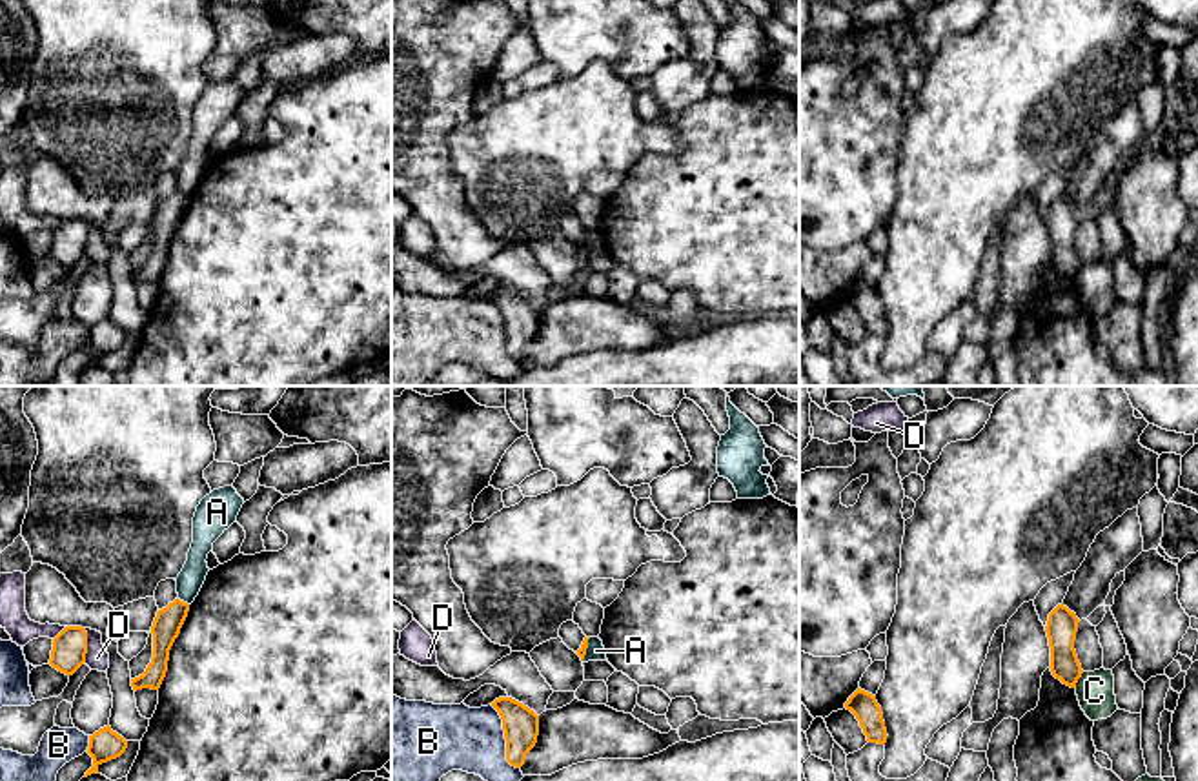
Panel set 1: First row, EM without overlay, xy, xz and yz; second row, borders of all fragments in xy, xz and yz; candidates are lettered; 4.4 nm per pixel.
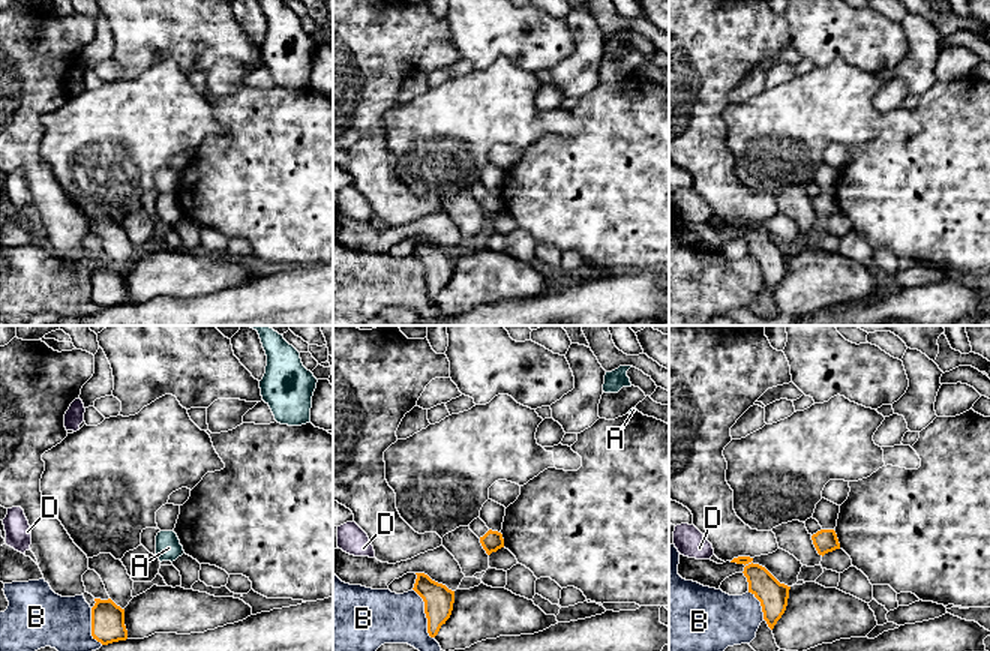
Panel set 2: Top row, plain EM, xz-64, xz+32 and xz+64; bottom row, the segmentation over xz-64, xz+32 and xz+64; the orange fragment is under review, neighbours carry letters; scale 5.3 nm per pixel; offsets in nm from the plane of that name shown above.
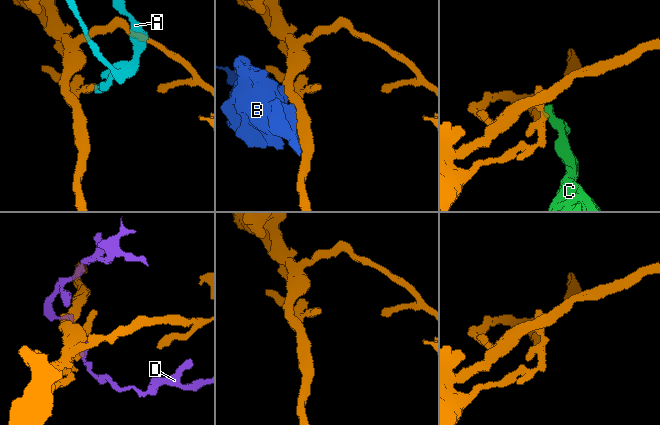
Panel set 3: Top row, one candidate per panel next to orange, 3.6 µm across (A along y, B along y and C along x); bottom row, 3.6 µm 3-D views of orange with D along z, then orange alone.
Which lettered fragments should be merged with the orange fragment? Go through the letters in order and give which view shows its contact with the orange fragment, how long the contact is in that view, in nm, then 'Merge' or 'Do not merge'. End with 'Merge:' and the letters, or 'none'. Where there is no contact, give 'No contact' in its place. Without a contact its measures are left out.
A: Touches orange in xy. Shared border 60 nm. Do not merge
B: Touches orange in xz. Shared border 320 nm. Do not merge
C: Touches orange in yz. Shared border 80 nm. Do not merge
D: Touches orange in xy. Shared border 150 nm. Do not merge
Merge: none

